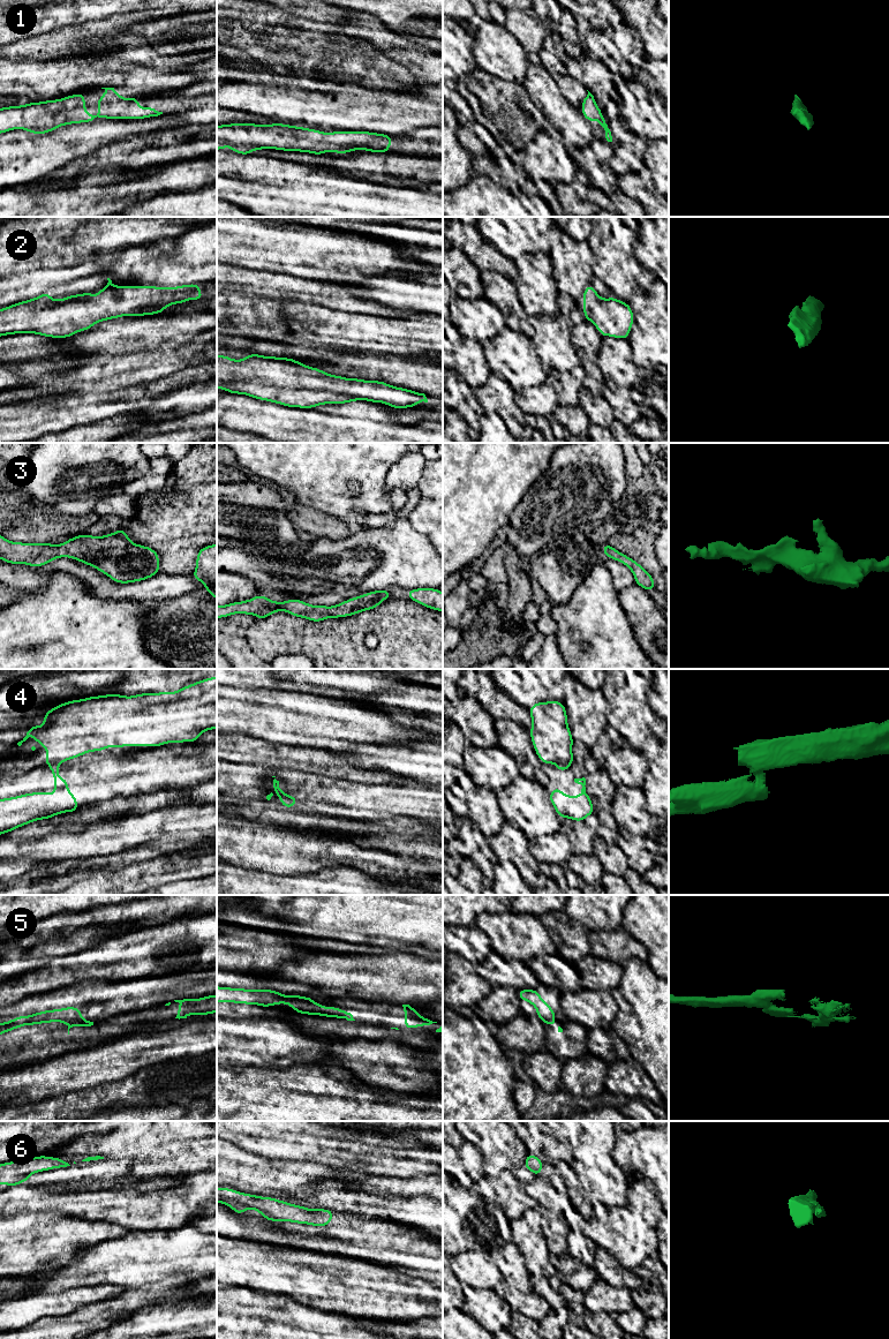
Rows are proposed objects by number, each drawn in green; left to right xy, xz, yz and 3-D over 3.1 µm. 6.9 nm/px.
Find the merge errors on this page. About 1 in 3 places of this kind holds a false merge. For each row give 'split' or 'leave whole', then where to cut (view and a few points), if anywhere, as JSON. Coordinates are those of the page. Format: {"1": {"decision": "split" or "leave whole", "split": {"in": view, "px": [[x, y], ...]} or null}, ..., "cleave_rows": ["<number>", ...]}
{"1": {"decision": "leave whole", "split": null}, "2": {"decision": "leave whole", "split": null}, "3": {"decision": "leave whole", "split": null}, "4": {"decision": "split", "split": {"in": "xy", "px": [[57, 762], [49, 765]]}}, "5": {"decision": "split", "split": {"in": "xz", "px": [[310, 999], [284, 1002]]}}, "6": {"decision": "leave whole", "split": null}, "cleave_rows": ["4", "5"]}

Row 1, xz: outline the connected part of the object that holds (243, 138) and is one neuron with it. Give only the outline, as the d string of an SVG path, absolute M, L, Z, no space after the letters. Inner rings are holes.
M234 122L217 126L217 150L228 146L232 149L232 152L238 152L239 155L251 155L254 150L263 149L309 152L312 155L324 155L329 150L334 153L348 153L354 150L385 153L390 151L391 143L392 136L370 131L323 133L316 129L284 123L256 125Z

